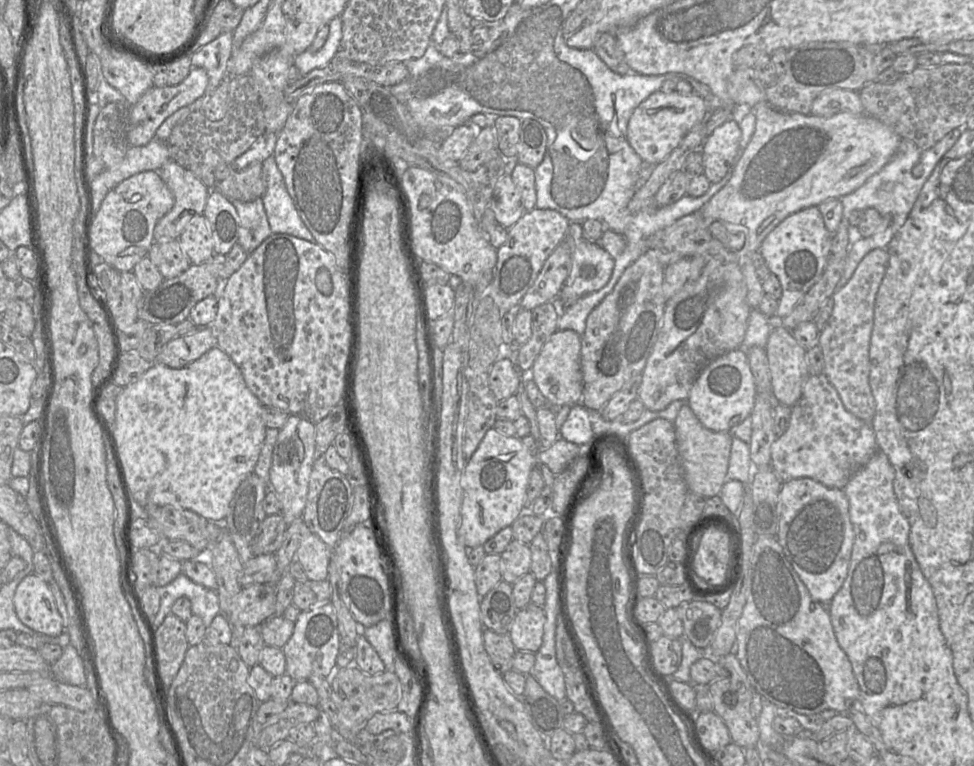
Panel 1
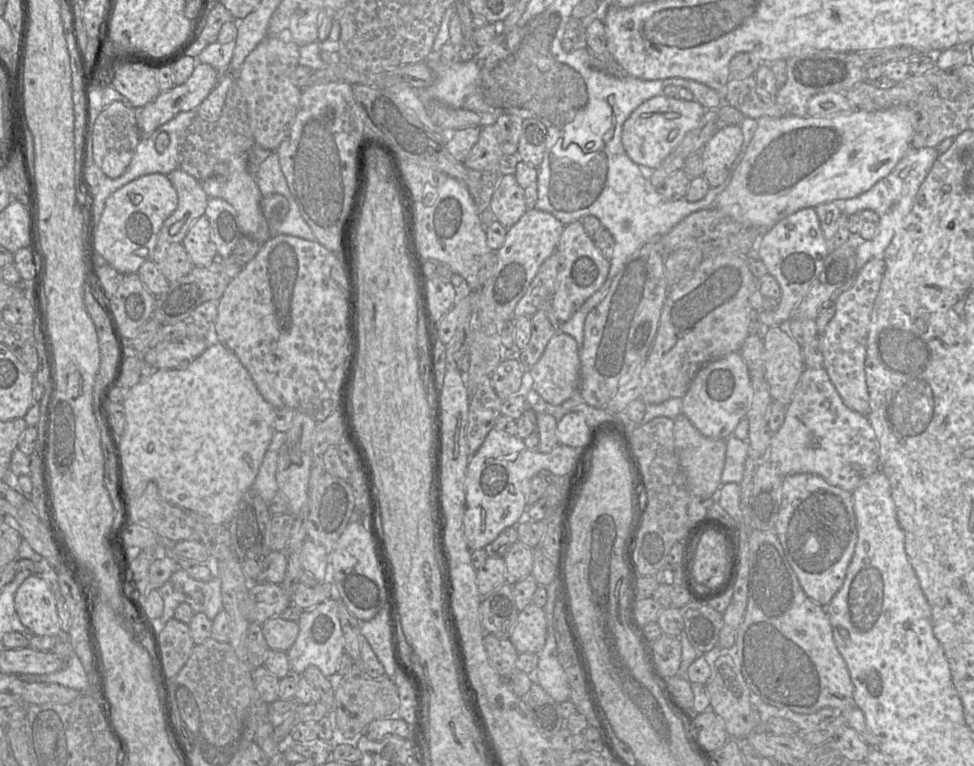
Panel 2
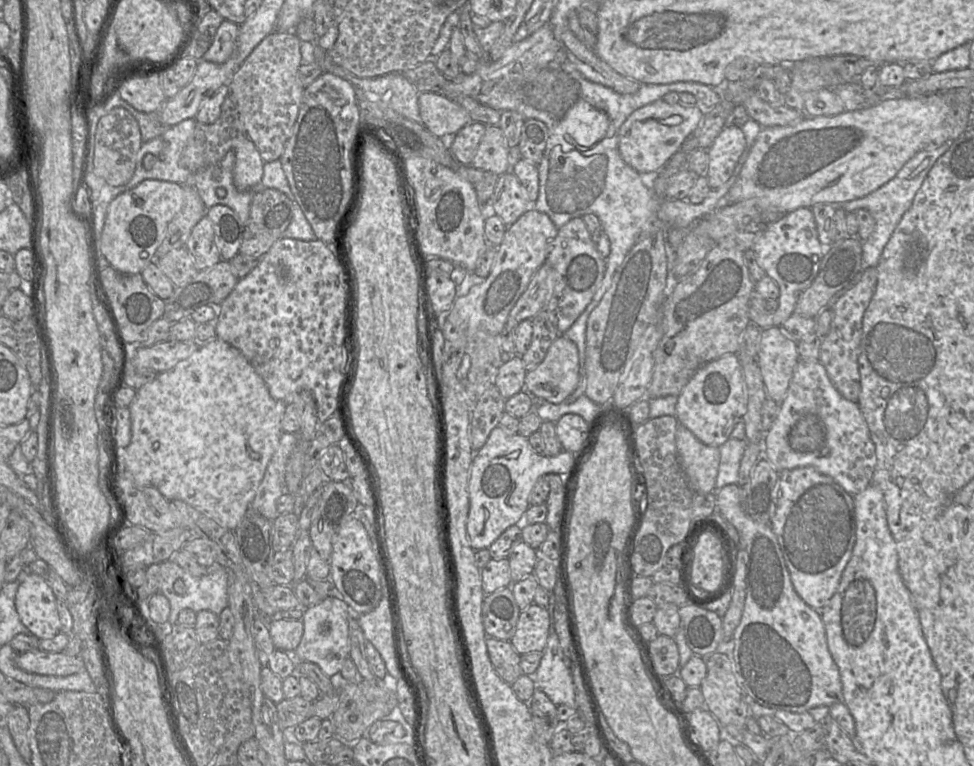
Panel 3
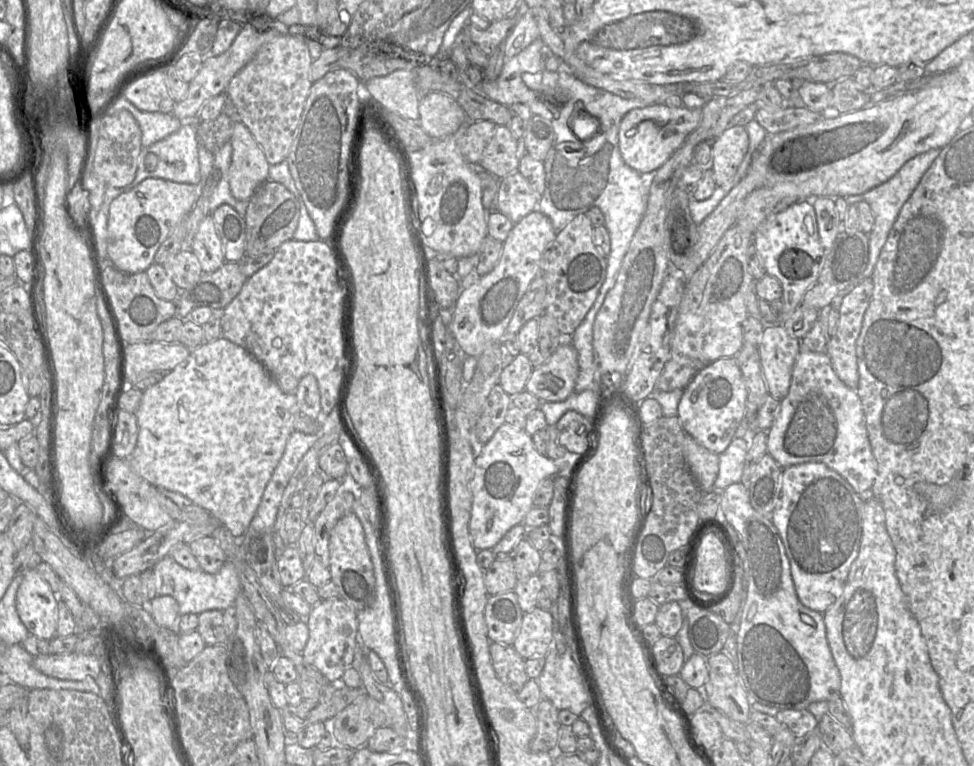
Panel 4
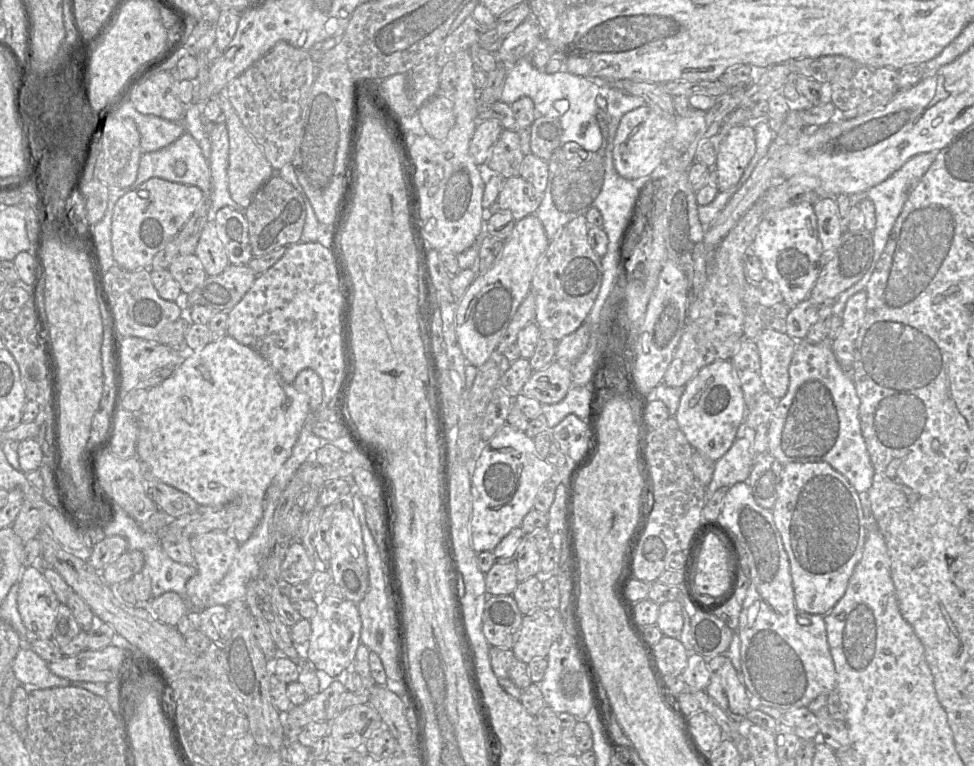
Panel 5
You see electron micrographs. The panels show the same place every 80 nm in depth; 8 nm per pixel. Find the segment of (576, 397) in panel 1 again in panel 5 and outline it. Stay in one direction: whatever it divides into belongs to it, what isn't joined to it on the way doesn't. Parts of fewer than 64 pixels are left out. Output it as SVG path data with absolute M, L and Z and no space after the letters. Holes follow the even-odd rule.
M553 361L548 367L534 371L521 393L541 404L555 404L565 398L572 386L571 366L562 366Z

